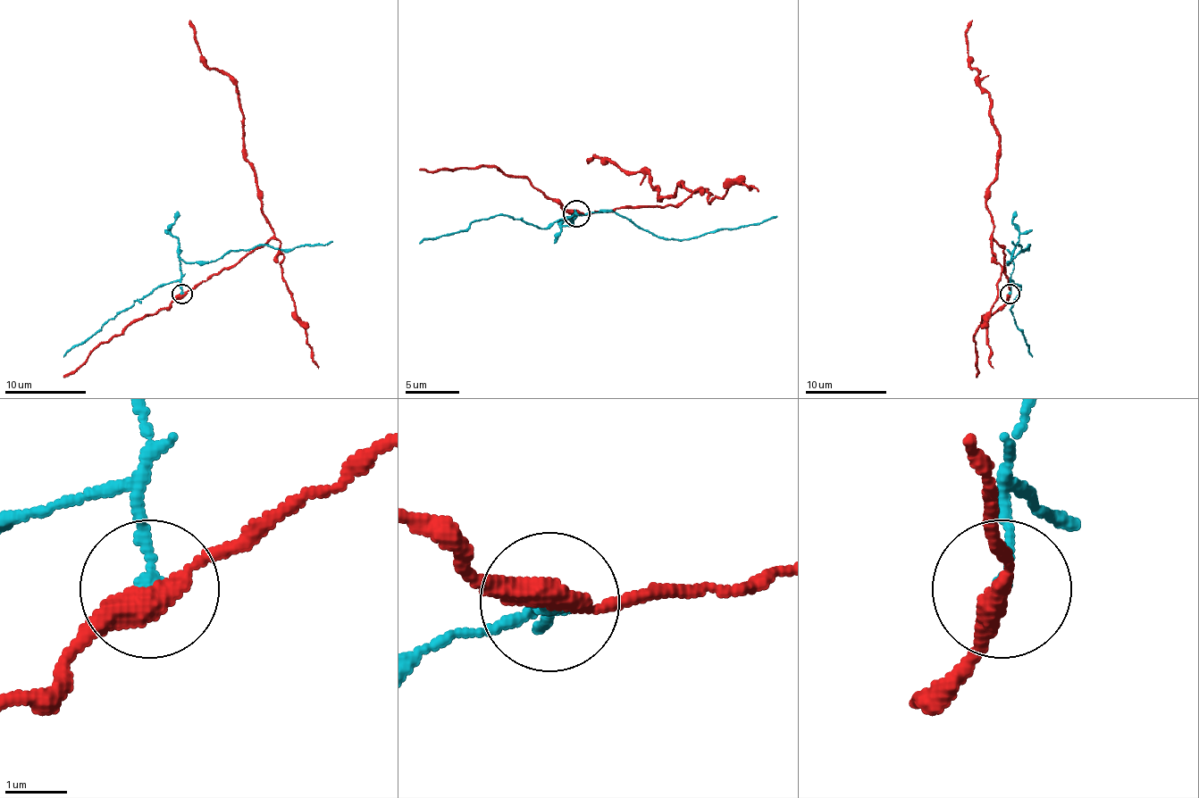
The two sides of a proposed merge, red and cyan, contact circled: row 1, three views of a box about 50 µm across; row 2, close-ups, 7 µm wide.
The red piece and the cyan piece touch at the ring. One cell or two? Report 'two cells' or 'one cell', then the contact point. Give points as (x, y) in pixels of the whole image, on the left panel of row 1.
two cells; at (181, 294)

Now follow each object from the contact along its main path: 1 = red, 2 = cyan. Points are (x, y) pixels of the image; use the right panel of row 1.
1: (1010, 293), (985, 192), (996, 175), (998, 128), (990, 94), (969, 65), (969, 20)
2: (1010, 293), (1014, 267), (1010, 261), (1008, 262), (1022, 251), (1027, 251), (1028, 245), (1022, 248), (1012, 240)

